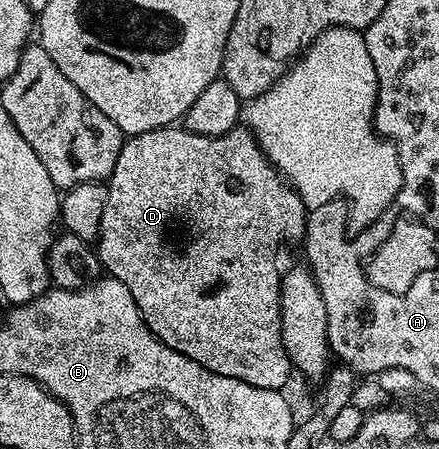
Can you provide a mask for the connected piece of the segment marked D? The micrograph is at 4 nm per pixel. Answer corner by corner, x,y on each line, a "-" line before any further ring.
175,124
129,135
120,148
120,156
116,156
116,168
109,176
106,191
108,200
104,204
104,216
100,220
102,231
96,239
96,258
100,266
102,262
103,268
106,269
103,271
109,277
120,280
120,284
124,284
128,292
132,292
132,300
136,300
140,316
151,332
168,348
196,360
196,364
220,376
235,378
256,388
281,391
282,385
289,380
290,374
292,375
292,367
282,343
282,274
280,269
278,270
278,245
289,238
301,239
305,235
308,207
300,200
294,187
267,160
266,153
258,147
258,141
249,129
235,128
213,138
194,134
191,130

